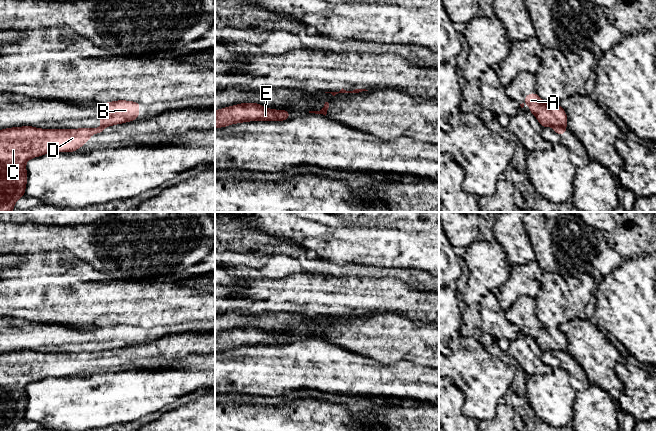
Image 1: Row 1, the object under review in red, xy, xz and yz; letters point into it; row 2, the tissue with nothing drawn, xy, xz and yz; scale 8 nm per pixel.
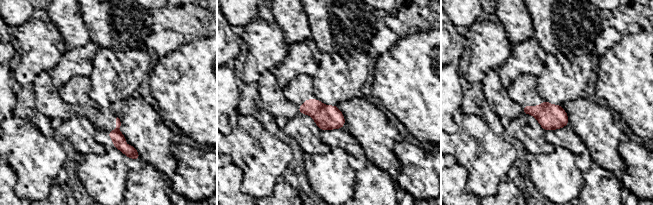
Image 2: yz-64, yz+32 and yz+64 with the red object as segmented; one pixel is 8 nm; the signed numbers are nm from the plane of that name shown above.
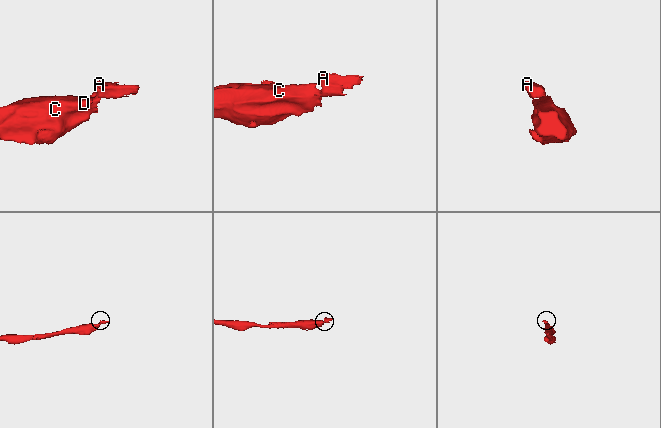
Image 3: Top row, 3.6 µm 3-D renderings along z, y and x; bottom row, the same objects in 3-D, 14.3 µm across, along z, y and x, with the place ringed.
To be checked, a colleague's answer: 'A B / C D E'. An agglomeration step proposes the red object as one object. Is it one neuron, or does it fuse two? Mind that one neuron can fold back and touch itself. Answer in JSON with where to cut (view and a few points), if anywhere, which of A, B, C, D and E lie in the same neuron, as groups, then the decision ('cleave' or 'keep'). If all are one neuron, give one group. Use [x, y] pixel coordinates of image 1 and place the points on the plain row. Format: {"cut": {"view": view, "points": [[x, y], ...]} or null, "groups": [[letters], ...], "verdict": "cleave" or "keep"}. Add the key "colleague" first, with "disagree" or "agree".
{"colleague": "agree", "cut": {"view": "yz", "points": [[564, 350], [553, 351]]}, "groups": [["A", "B"], ["C", "D", "E"]], "verdict": "cleave"}

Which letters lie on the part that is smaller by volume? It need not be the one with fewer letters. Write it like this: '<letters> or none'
A, B

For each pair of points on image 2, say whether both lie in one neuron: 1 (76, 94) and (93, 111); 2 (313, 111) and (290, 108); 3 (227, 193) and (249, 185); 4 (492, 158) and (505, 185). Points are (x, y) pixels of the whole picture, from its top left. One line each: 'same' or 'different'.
1: same
2: different
3: different
4: different

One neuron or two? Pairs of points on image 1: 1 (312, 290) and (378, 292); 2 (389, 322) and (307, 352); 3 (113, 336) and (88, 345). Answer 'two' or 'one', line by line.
1: one
2: two
3: one

